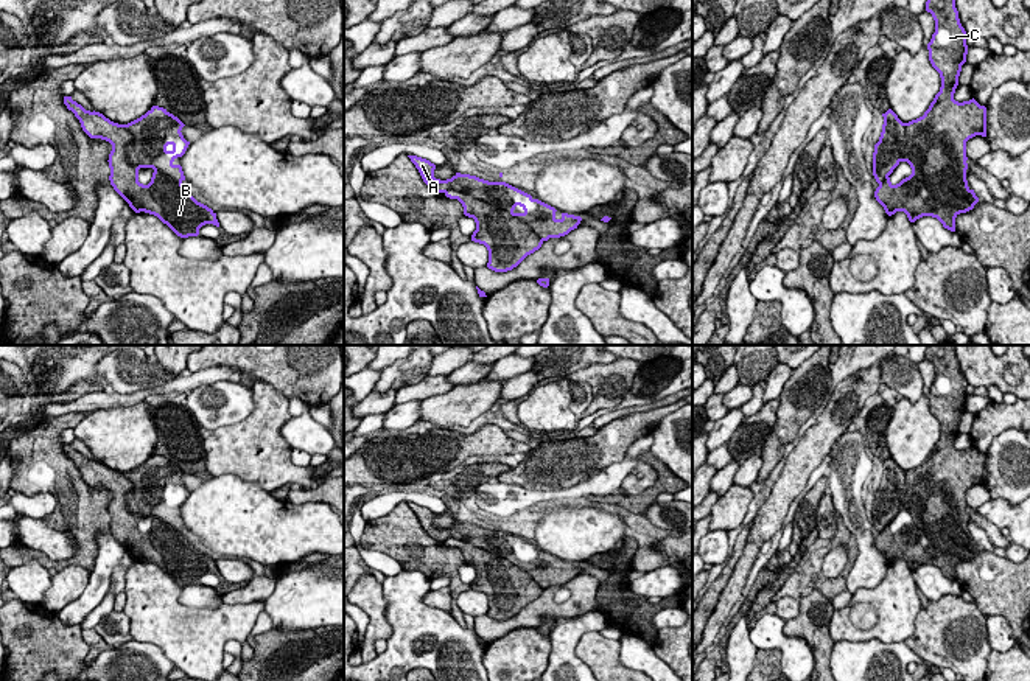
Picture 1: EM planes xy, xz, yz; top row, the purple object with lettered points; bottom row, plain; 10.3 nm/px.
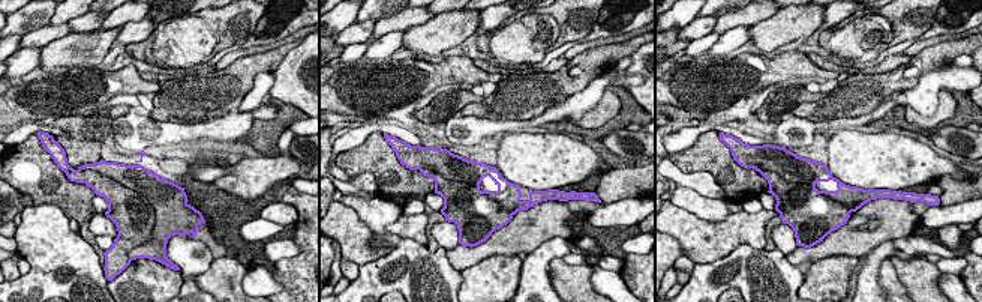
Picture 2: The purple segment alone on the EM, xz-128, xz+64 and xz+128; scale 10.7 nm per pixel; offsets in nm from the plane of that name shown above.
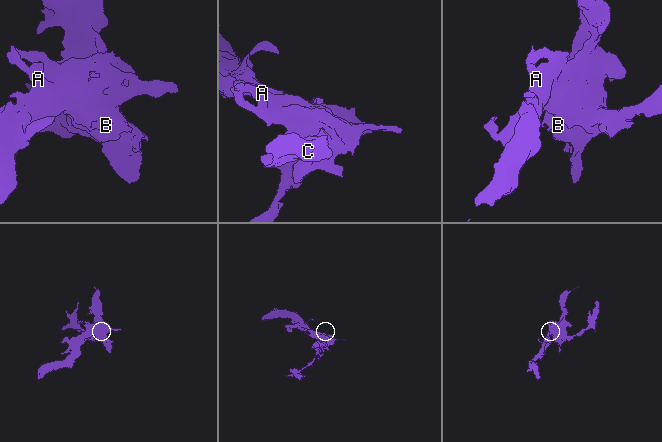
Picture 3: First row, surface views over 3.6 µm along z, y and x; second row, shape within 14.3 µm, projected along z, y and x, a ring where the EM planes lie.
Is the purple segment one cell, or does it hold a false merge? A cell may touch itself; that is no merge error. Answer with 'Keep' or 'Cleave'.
Cleave

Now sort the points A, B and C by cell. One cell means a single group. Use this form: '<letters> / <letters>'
A / B C

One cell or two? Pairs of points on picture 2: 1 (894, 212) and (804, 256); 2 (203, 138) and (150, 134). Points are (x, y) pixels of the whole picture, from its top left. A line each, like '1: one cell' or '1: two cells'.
1: one cell
2: one cell

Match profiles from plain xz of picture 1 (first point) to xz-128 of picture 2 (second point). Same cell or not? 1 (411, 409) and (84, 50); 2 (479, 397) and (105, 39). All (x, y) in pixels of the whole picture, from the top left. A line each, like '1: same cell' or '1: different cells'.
1: different cells
2: same cell

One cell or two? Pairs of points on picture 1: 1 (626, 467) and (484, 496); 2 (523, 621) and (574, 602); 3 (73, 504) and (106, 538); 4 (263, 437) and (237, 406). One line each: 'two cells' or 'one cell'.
1: one cell
2: one cell
3: two cells
4: two cells

